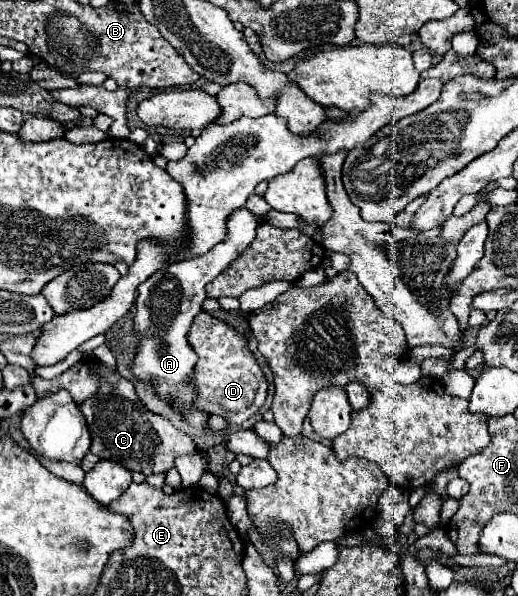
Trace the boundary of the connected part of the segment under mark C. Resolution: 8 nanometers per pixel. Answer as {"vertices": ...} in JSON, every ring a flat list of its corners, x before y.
{"vertices":[[96,361,92,369,96,369,96,375,100,375,100,387,92,401,80,403,80,411,84,413,92,435,90,451,94,455,98,455,100,459,120,461,130,471,142,471,144,475,152,475,172,469,174,459,180,453,196,451,192,439,184,431,178,431,168,419,154,415,144,405,140,405,132,381,124,379,100,361]]}

